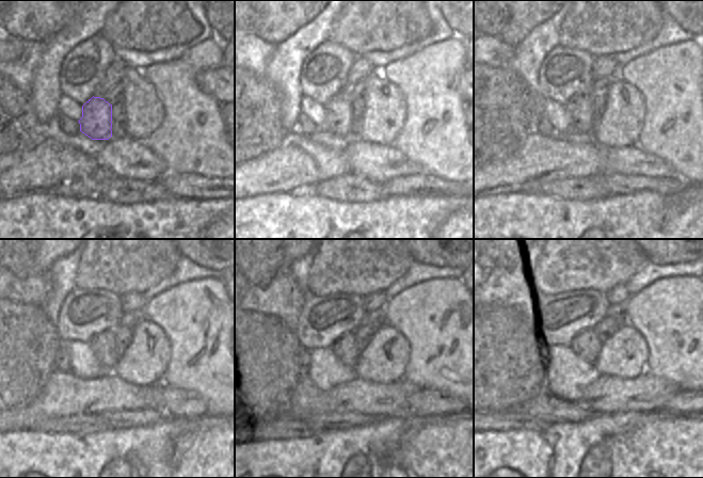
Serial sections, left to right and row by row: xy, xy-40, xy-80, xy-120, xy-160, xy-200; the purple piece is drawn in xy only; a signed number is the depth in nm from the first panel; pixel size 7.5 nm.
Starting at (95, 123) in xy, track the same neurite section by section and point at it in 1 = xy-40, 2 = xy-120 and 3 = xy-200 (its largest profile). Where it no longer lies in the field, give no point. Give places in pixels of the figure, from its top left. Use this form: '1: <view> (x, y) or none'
1: xy-40 (338, 111)
2: xy-120 (104, 346)
3: xy-200 (588, 346)

